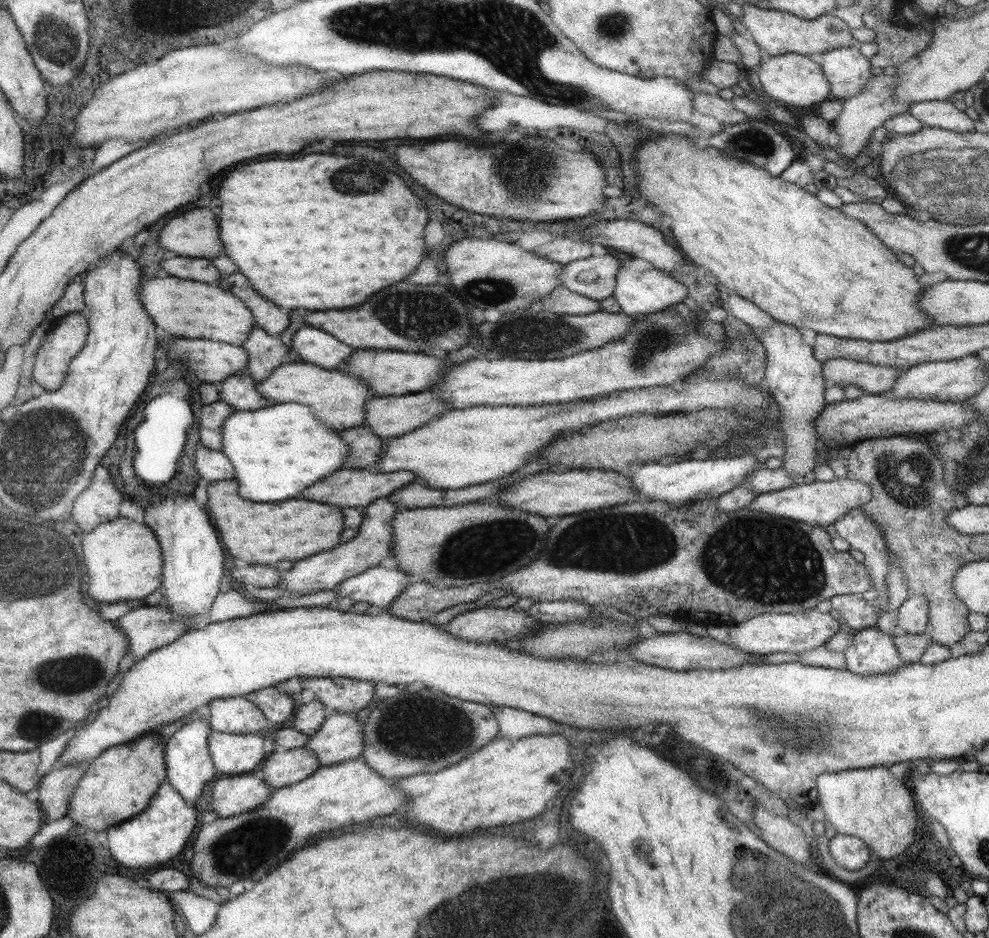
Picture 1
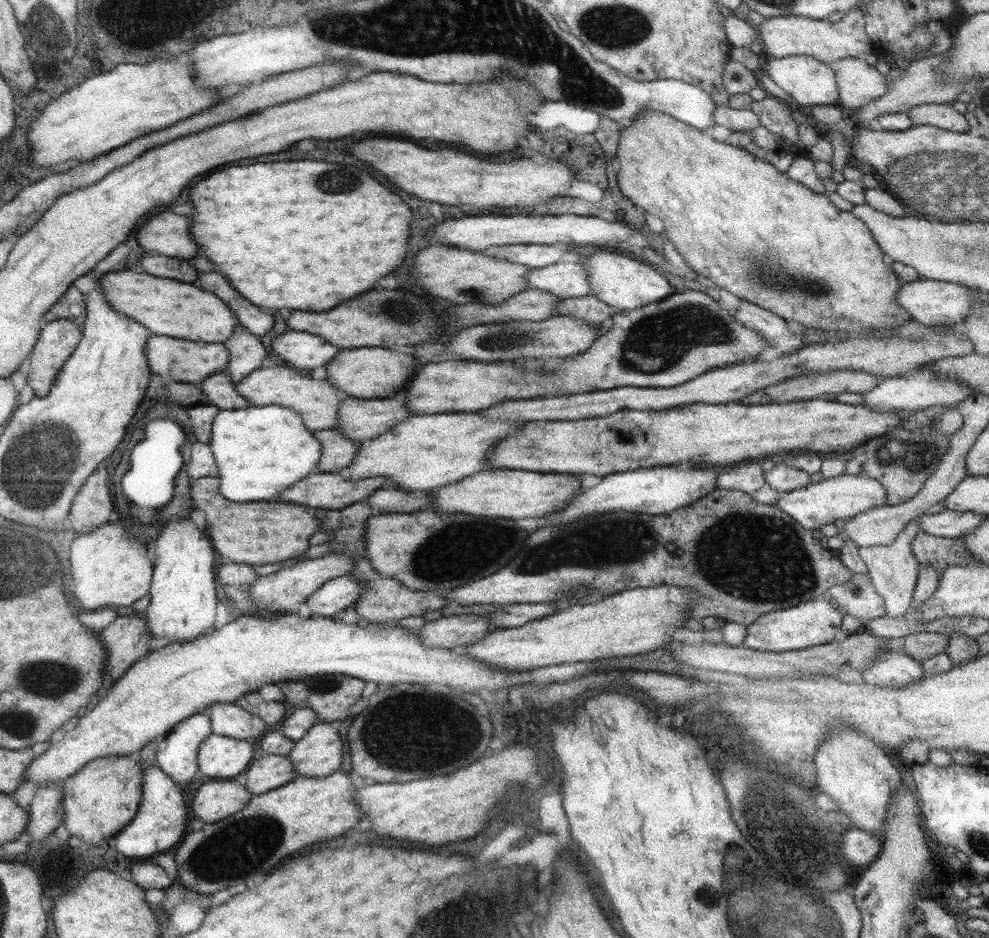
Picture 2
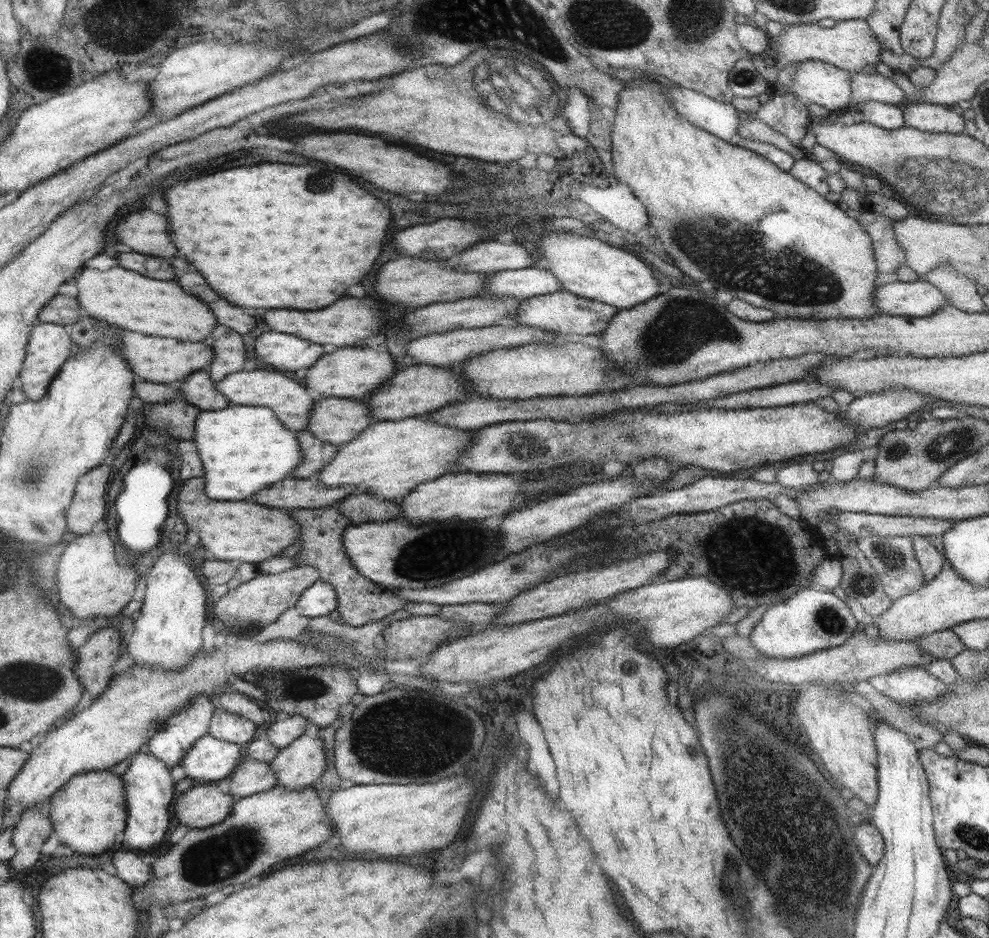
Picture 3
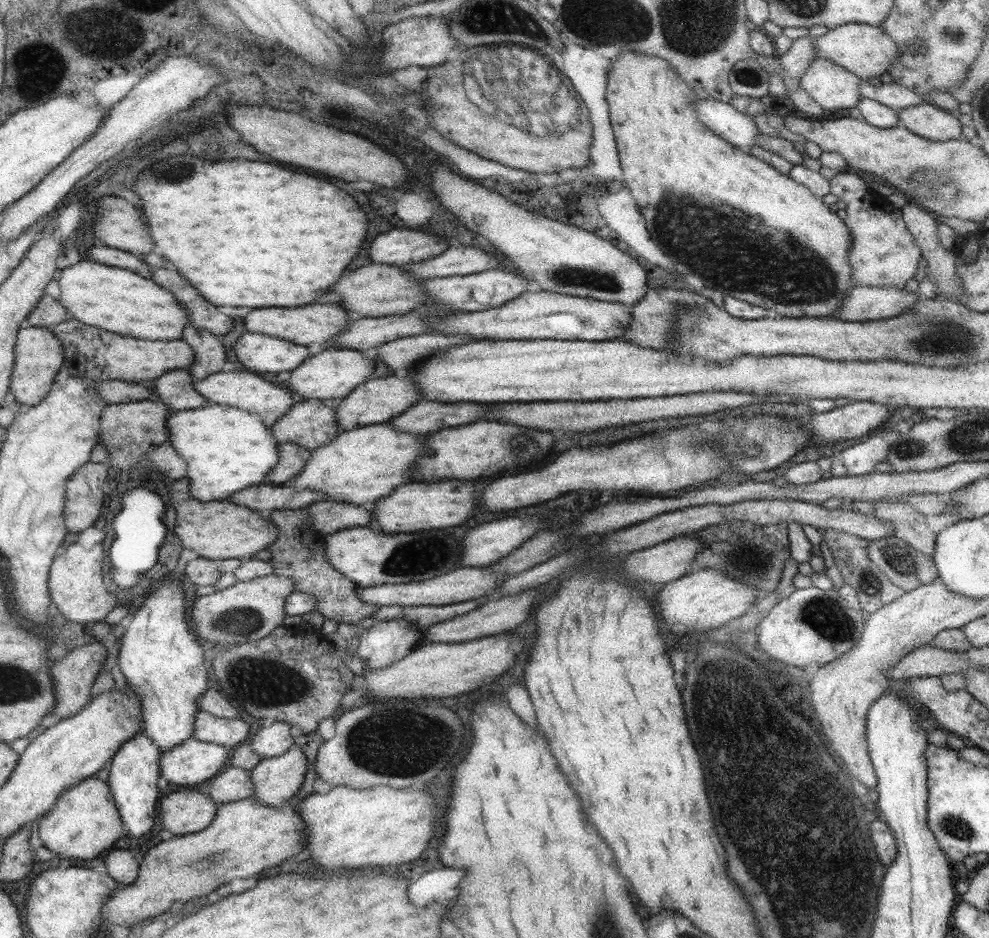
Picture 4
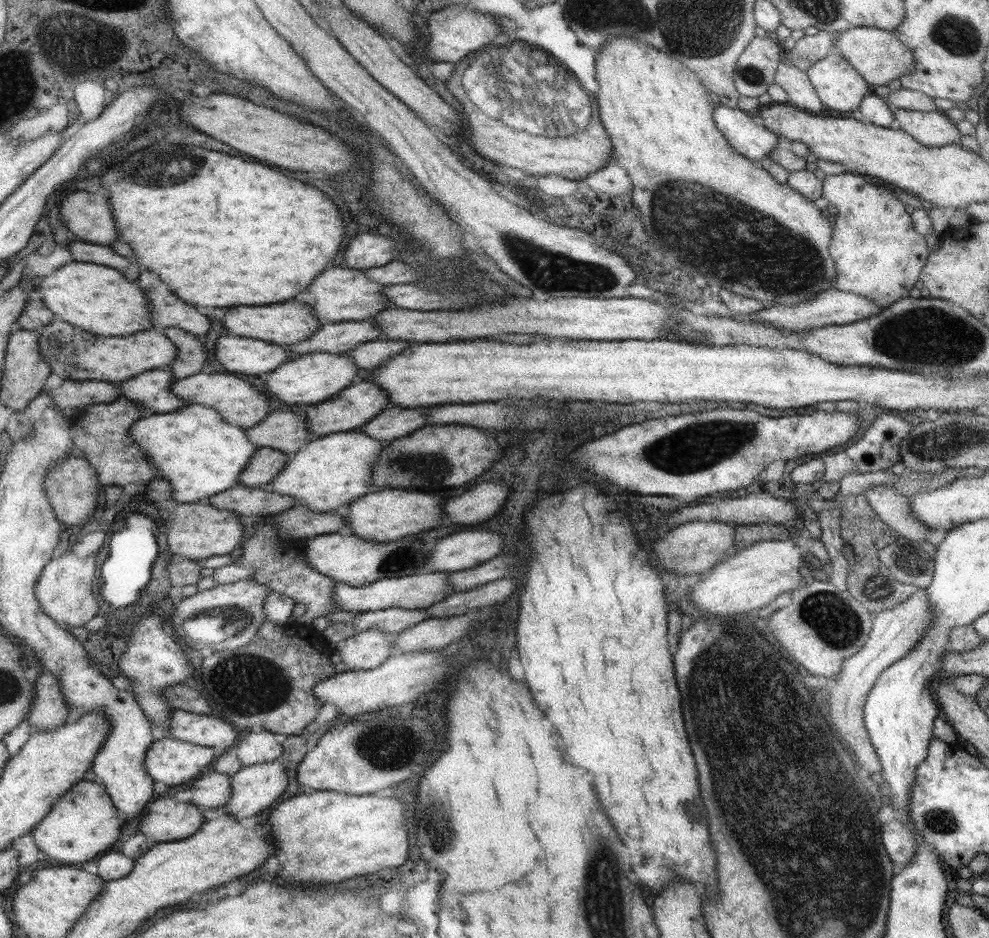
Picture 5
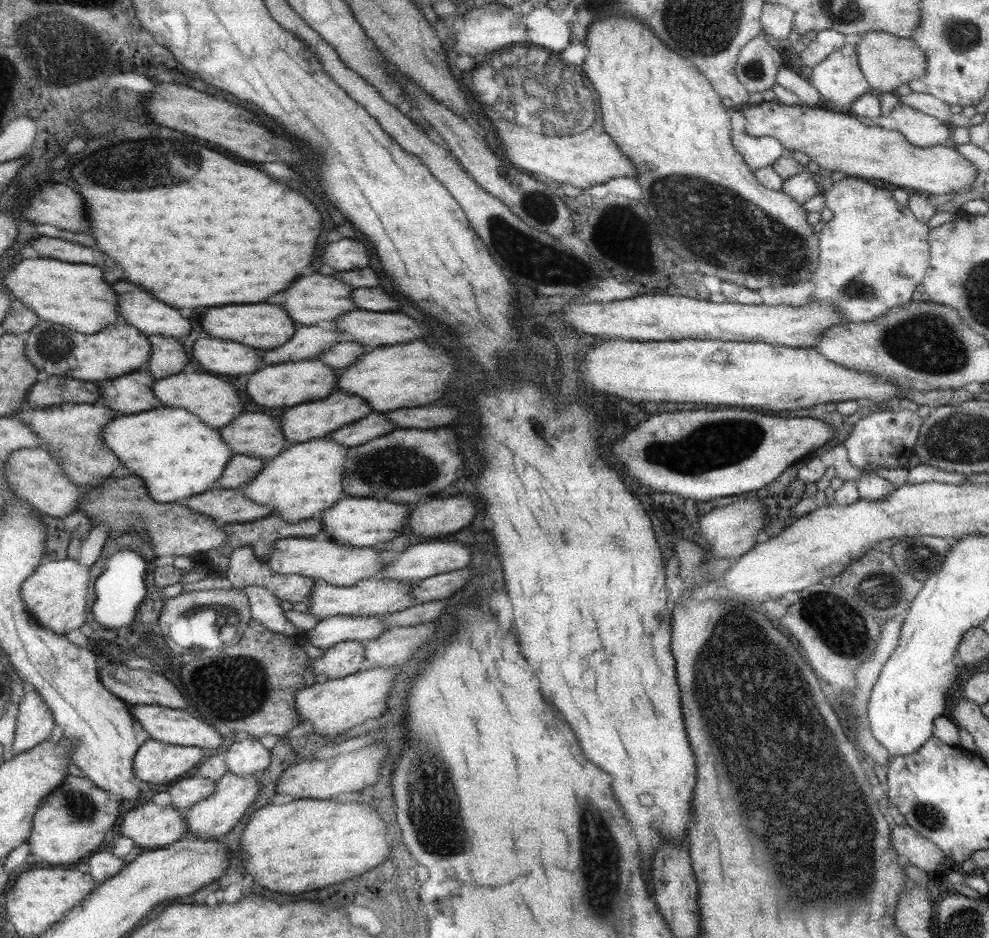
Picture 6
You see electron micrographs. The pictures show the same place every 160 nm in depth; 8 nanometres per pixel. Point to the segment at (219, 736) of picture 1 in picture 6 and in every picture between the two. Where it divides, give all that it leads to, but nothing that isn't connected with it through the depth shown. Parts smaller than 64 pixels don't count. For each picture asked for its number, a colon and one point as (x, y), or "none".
2: (218, 756)
3: (208, 759)
4: (189, 762)
5: (167, 760)
6: (157, 762)

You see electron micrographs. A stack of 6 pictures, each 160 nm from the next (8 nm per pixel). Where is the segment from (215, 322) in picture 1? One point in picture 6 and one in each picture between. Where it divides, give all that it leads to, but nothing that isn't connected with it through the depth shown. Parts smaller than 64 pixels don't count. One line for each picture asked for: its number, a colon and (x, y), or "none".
2: (165, 307)
3: (125, 299)
4: (118, 301)
5: (94, 298)
6: (73, 295)

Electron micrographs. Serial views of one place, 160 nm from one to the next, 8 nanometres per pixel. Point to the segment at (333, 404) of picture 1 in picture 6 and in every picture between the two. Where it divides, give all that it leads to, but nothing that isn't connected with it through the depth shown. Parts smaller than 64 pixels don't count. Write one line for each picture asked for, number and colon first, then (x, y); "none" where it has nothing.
2: (315, 401)
3: (291, 403)
4: (248, 391)
5: (237, 403)
6: (214, 402)

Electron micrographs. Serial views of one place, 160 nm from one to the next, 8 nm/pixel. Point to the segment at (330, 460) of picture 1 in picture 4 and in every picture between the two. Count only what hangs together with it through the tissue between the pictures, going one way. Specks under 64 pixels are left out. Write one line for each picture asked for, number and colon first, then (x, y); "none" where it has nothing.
2: (258, 450)
3: (242, 449)
4: (225, 448)

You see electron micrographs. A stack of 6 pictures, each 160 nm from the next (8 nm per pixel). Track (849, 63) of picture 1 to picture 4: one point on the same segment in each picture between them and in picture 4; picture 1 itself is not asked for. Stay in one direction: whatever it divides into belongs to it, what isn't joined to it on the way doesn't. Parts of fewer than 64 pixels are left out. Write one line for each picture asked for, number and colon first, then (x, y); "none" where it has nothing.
2: (858, 84)
3: (864, 87)
4: (895, 96)

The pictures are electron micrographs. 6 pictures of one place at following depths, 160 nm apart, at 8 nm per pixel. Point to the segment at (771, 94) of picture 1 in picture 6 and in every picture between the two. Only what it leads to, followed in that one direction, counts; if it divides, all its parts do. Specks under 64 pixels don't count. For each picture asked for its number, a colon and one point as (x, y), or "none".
2: (808, 82)
3: (828, 86)
4: (829, 85)
5: (839, 87)
6: (838, 78)

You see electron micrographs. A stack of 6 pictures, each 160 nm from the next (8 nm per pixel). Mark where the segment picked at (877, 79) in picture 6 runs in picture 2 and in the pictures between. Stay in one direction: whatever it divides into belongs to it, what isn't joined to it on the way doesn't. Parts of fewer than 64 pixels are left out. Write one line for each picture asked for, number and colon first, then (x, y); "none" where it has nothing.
2: (781, 36)
3: (850, 45)
4: (866, 51)
5: (878, 56)

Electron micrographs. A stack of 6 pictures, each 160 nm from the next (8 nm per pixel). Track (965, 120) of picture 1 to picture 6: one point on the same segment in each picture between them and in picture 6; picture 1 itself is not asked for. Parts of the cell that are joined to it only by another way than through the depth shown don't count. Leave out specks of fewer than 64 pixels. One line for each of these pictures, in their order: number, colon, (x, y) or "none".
2: (943, 116)
3: (928, 118)
4: (927, 121)
5: (930, 129)
6: (921, 130)

